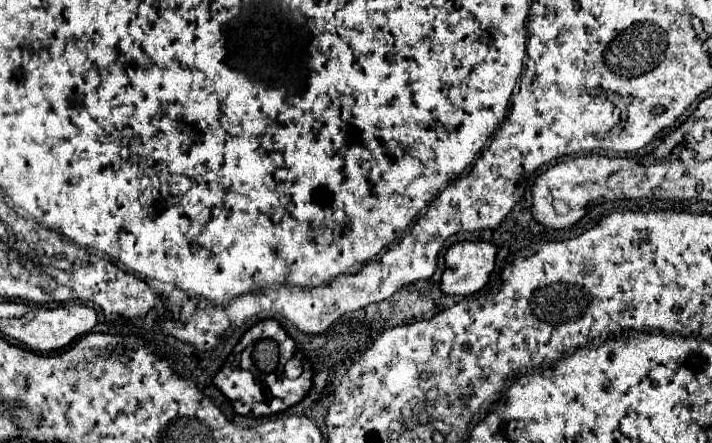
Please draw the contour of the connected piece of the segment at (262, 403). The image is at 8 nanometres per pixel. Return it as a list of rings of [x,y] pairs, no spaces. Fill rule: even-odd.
[[[266,319],[250,327],[234,347],[232,355],[214,377],[216,387],[232,401],[238,415],[274,415],[300,403],[312,387],[312,367],[304,361],[304,371],[298,379],[284,377],[284,365],[296,355],[294,339],[284,331],[276,319]]]

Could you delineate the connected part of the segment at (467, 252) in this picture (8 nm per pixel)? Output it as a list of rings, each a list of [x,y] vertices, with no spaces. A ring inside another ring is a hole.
[[[460,241],[452,245],[444,259],[446,259],[446,271],[442,275],[442,291],[452,295],[472,295],[478,293],[490,279],[490,273],[494,269],[498,247],[486,241]]]

